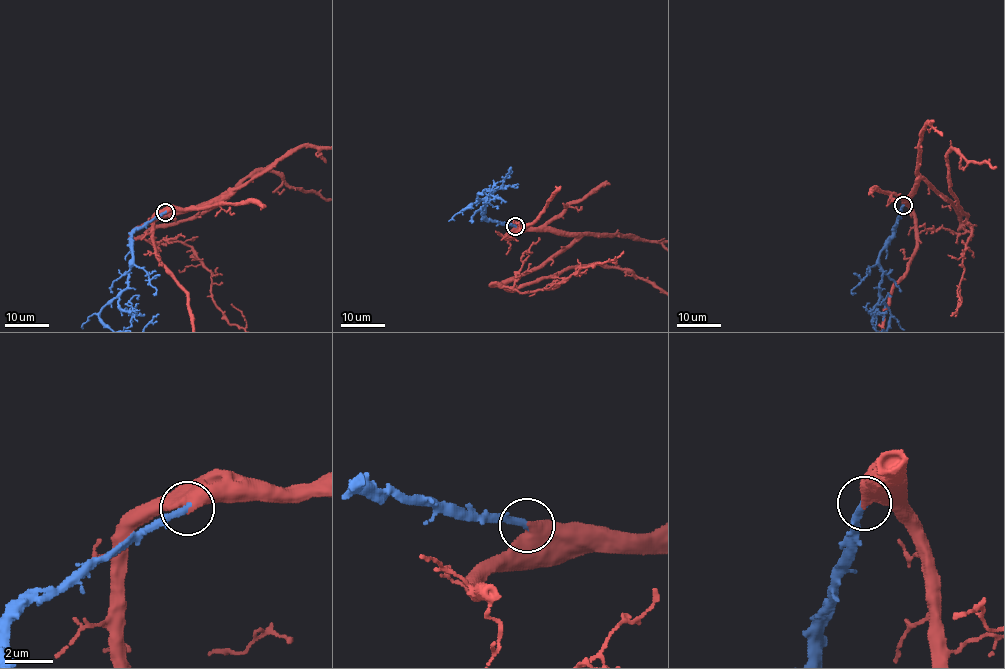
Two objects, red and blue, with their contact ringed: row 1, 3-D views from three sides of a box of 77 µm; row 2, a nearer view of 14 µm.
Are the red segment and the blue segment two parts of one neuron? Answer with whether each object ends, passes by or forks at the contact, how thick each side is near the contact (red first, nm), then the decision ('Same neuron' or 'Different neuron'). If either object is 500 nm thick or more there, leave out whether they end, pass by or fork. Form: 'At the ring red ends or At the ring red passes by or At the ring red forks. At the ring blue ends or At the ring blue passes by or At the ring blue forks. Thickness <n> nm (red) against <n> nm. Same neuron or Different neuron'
Thickness 600 nm (red) against 300 nm. Same neuron

